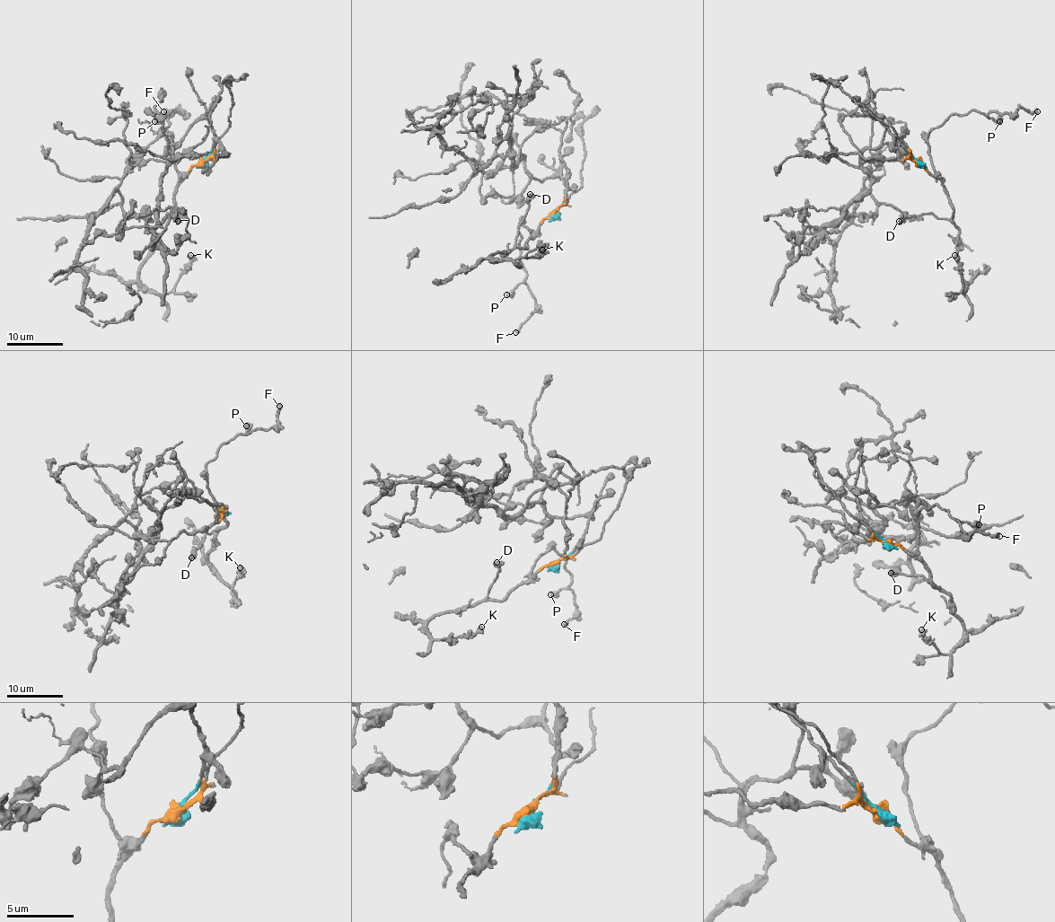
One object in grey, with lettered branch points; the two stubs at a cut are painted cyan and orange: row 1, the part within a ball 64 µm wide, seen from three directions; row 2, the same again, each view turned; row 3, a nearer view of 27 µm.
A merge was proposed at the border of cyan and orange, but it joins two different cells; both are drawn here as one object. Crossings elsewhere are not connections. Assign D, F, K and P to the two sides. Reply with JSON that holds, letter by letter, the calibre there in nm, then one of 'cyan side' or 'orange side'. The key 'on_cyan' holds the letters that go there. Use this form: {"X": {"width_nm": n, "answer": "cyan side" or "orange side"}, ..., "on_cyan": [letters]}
{"D": {"width_nm": 480, "answer": "orange side"}, "F": {"width_nm": 440, "answer": "orange side"}, "K": {"width_nm": 600, "answer": "orange side"}, "P": {"width_nm": 600, "answer": "orange side"}, "on_cyan": []}

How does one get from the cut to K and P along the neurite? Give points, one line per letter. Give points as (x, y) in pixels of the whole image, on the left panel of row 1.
K: (202, 162), (179, 182), (174, 210), (153, 231), (153, 251), (139, 270), (139, 281), (166, 295), (191, 255)
P: (202, 162), (180, 173), (166, 128), (167, 113), (174, 112), (154, 122)

